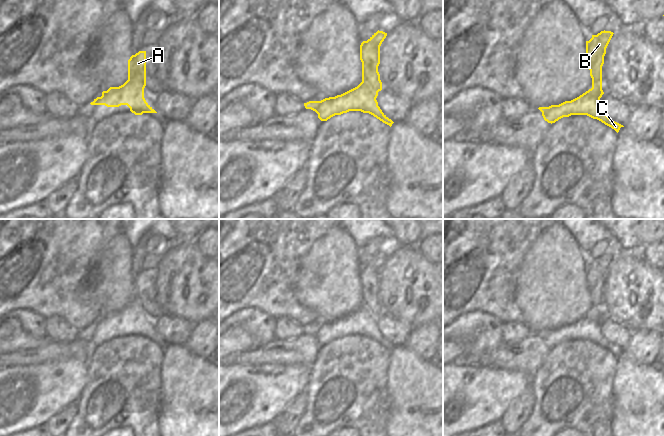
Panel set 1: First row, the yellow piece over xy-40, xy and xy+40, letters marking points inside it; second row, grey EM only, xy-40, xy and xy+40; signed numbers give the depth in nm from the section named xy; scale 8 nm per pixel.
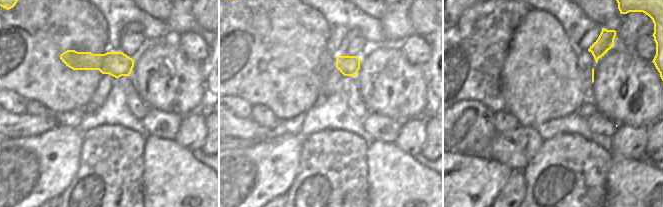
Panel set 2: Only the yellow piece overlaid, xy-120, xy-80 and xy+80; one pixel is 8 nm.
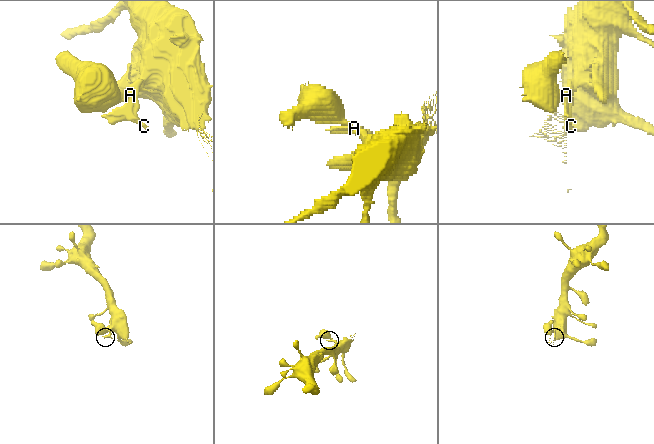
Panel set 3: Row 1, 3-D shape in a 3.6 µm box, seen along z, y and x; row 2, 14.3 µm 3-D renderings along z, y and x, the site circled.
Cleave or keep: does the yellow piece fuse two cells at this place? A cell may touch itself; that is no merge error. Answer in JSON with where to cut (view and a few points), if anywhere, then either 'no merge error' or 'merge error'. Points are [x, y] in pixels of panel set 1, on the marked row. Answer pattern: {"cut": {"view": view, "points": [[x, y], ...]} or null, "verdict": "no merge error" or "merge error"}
{"cut": null, "verdict": "no merge error"}

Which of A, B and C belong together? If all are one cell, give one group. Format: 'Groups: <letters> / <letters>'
Groups: A B C.

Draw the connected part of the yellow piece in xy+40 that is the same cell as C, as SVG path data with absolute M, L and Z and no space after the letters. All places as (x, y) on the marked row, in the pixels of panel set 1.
M604 30L597 35L592 35L592 38L586 41L586 59L592 78L592 88L571 101L549 107L539 107L545 121L552 124L563 117L587 115L601 121L617 133L621 127L624 127L613 121L600 106L600 98L604 94L602 90L602 66L606 48L613 34L611 31Z

